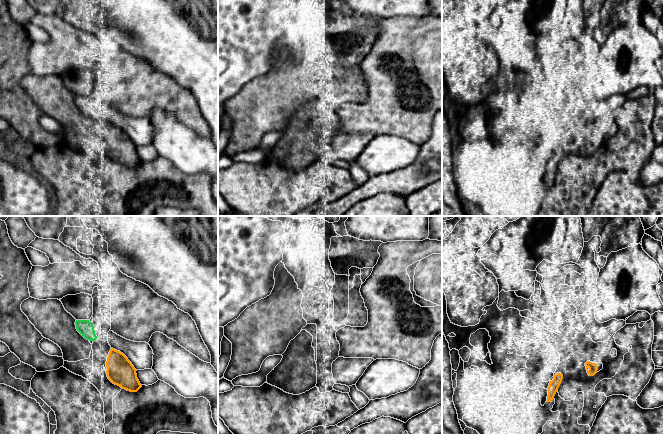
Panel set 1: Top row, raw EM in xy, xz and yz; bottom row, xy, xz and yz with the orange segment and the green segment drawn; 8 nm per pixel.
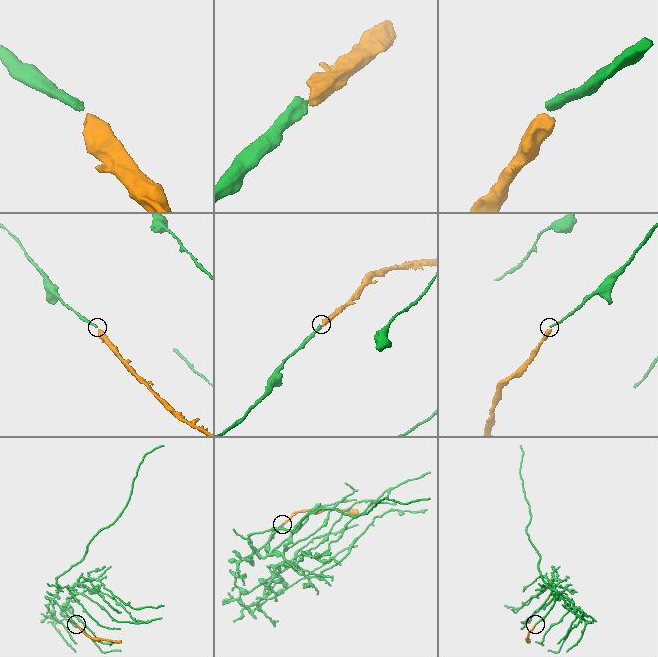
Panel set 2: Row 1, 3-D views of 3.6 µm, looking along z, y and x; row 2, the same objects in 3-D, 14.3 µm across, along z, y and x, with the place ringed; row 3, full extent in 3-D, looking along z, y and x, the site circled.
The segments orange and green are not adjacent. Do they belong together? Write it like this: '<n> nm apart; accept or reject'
140 nm apart; reject

